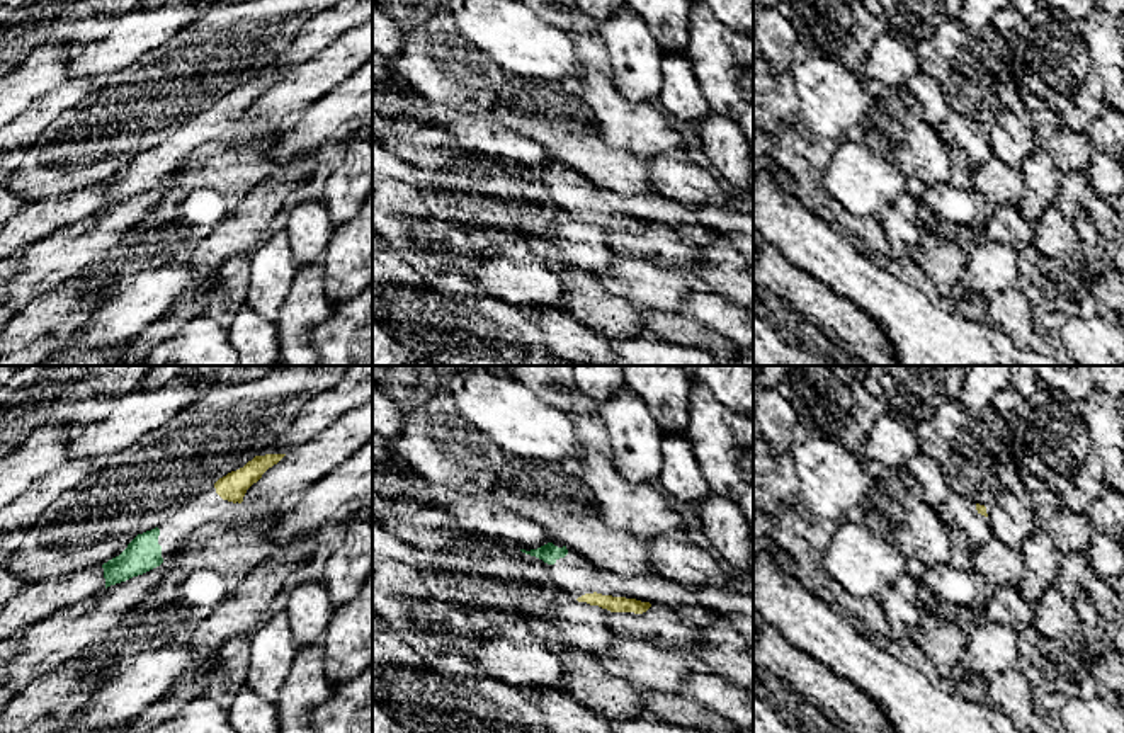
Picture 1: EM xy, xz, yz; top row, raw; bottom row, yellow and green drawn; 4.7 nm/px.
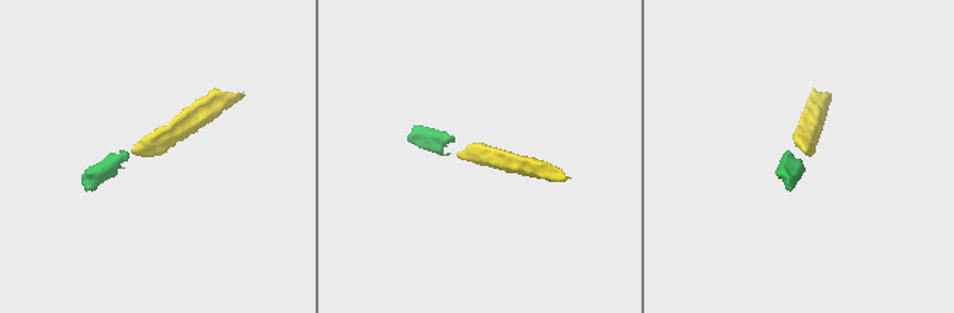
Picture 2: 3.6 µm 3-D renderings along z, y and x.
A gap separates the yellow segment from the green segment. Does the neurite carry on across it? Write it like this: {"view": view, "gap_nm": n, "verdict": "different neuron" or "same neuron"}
{"view": "xz", "gap_nm": 200, "verdict": "same neuron"}

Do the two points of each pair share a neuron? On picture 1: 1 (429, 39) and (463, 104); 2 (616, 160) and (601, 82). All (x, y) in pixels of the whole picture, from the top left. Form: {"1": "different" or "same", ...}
{"1": "same", "2": "different"}

